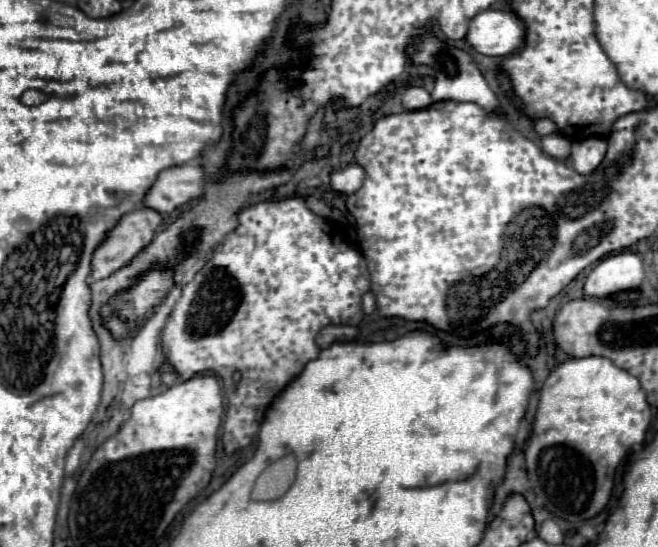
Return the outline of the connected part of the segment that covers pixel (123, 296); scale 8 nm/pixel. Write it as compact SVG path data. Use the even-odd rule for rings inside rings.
M151 268L137 276L137 282L125 290L119 290L113 298L109 298L107 304L101 306L99 316L103 320L103 326L111 332L113 340L123 340L135 332L135 328L143 326L157 310L157 306L167 298L167 292L175 288L175 268Z

